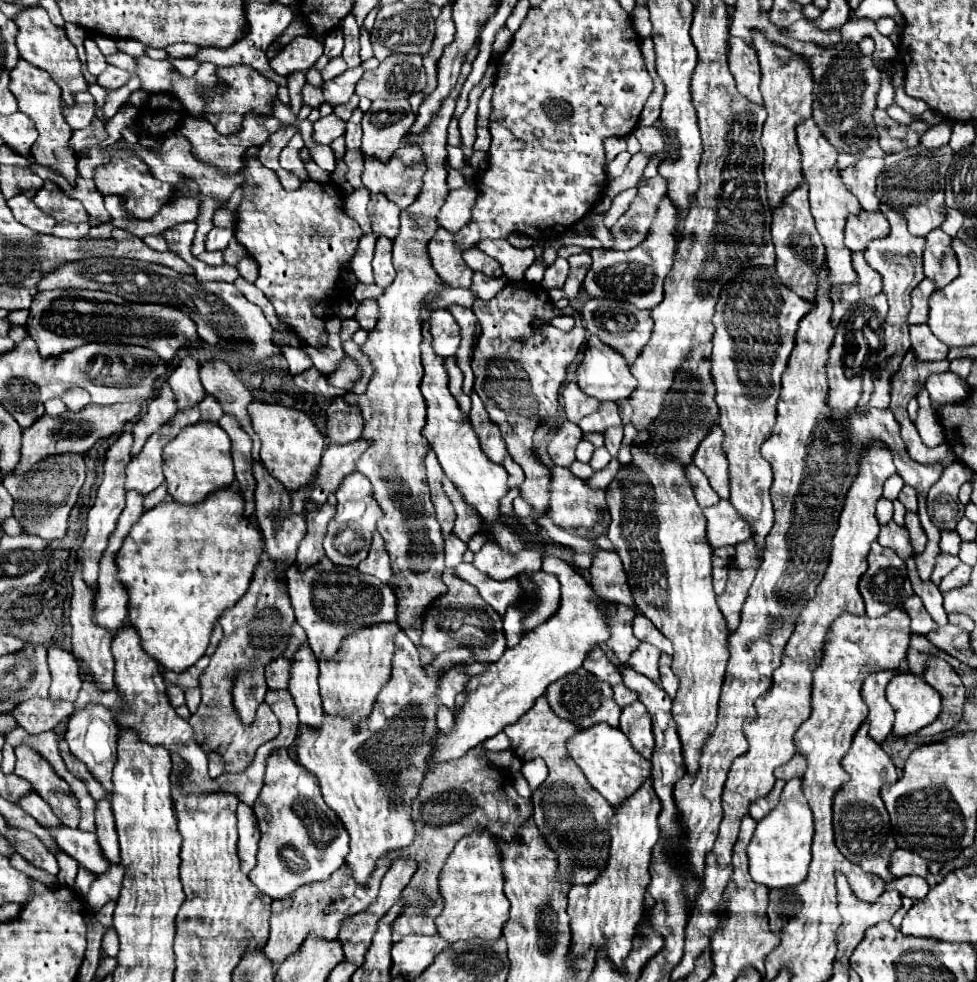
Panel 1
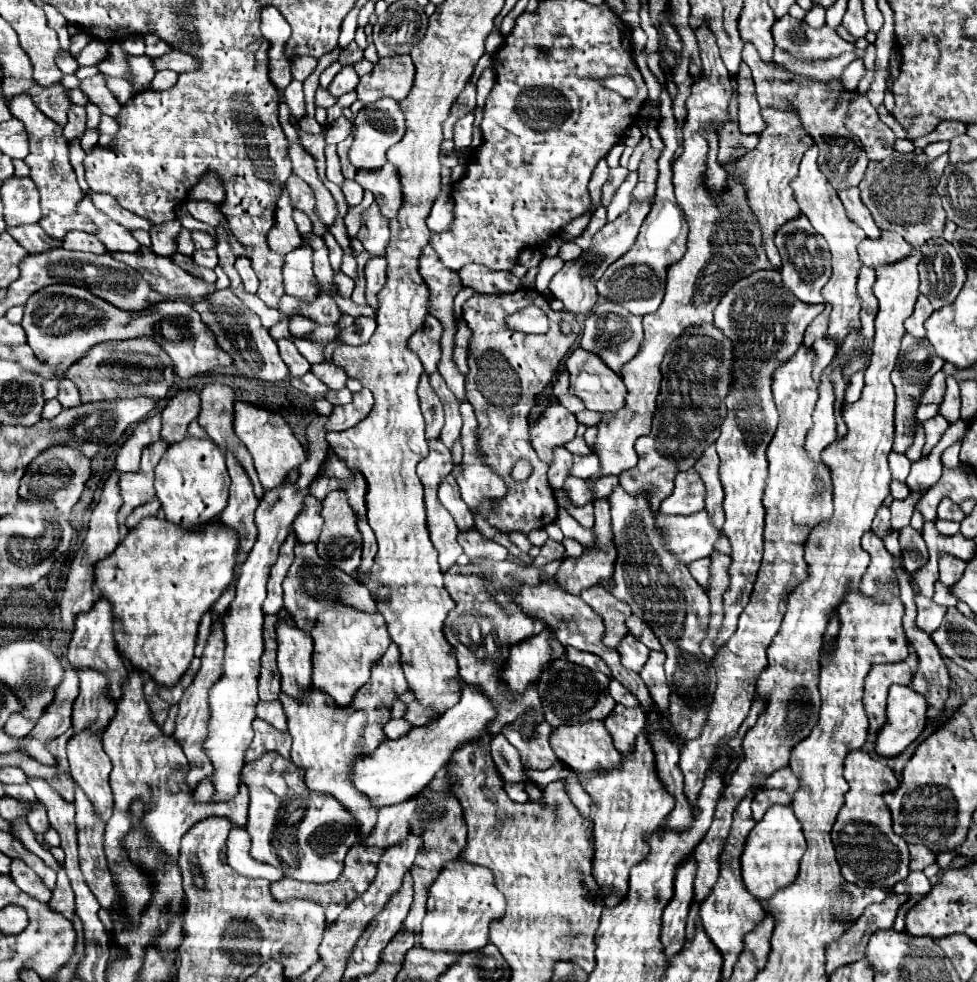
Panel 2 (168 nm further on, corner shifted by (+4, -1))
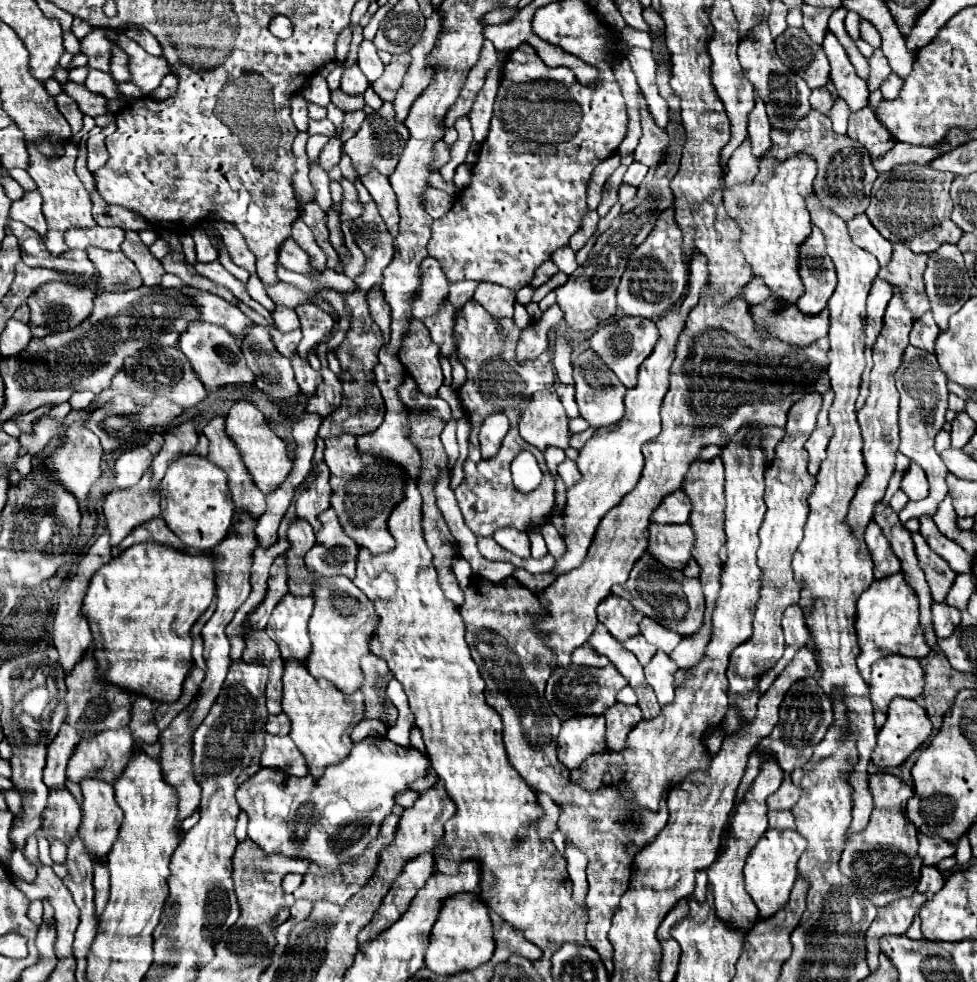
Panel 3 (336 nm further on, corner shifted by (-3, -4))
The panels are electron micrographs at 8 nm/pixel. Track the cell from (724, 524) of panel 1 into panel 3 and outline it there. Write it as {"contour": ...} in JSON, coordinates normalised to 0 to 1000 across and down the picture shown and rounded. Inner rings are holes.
{"contour":[[[665,534],[663,562],[684,578],[700,580],[708,568],[712,544],[706,534]]]}

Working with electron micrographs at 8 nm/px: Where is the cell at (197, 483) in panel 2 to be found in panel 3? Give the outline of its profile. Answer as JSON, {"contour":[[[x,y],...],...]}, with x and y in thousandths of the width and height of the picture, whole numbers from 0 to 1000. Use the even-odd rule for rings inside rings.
{"contour":[[[201,462],[186,464],[180,473],[176,473],[176,477],[172,477],[168,489],[164,491],[164,497],[166,527],[190,556],[197,556],[201,560],[215,560],[225,550],[229,550],[240,530],[237,505],[233,505],[231,485],[229,481],[225,481],[225,477],[221,477],[221,473]]]}

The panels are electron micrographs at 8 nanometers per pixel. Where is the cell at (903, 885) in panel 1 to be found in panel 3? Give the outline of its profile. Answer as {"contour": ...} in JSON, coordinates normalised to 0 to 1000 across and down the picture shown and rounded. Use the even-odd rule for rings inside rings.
{"contour":[[[944,882],[944,892],[940,896],[938,906],[944,910],[958,910],[966,902],[966,892],[960,888],[958,882]]]}

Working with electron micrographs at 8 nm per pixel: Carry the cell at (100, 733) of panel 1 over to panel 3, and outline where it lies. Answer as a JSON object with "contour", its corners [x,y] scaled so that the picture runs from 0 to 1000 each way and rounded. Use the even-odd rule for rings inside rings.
{"contour":[[[88,790],[82,794],[82,802],[86,809],[86,819],[80,847],[86,859],[90,859],[88,864],[92,866],[92,870],[108,874],[119,855],[125,827],[111,796]]]}

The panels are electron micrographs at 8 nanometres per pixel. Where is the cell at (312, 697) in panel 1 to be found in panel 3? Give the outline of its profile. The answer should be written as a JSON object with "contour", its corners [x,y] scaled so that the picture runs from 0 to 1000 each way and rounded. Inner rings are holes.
{"contour":[[[293,605],[278,621],[274,631],[274,646],[287,658],[291,672],[305,672],[313,676],[319,660],[315,650],[315,627],[319,625],[319,609],[303,609]]]}

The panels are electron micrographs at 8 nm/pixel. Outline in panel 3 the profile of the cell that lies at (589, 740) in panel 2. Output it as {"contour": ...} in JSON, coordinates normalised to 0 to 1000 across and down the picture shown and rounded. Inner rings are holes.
{"contour":[[[594,729],[575,735],[571,749],[571,772],[579,782],[594,782],[602,770],[620,764],[618,729]]]}

